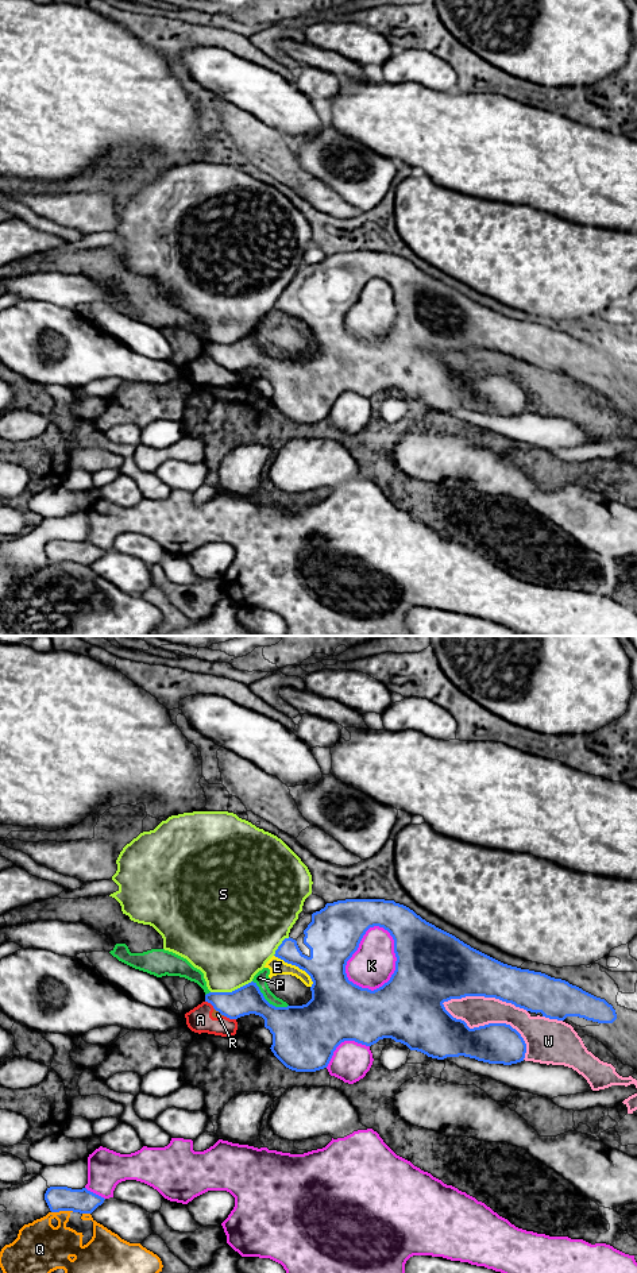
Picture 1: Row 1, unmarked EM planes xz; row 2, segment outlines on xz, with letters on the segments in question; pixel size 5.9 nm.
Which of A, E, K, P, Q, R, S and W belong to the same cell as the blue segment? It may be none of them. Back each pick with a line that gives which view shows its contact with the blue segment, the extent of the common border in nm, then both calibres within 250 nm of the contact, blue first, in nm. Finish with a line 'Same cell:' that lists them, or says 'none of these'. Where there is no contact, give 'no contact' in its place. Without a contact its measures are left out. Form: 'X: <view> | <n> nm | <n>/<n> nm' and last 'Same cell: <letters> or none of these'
Same cell: none of these

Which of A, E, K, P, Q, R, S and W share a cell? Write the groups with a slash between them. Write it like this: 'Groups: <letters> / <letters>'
Groups: A E P R W / K / Q / S

